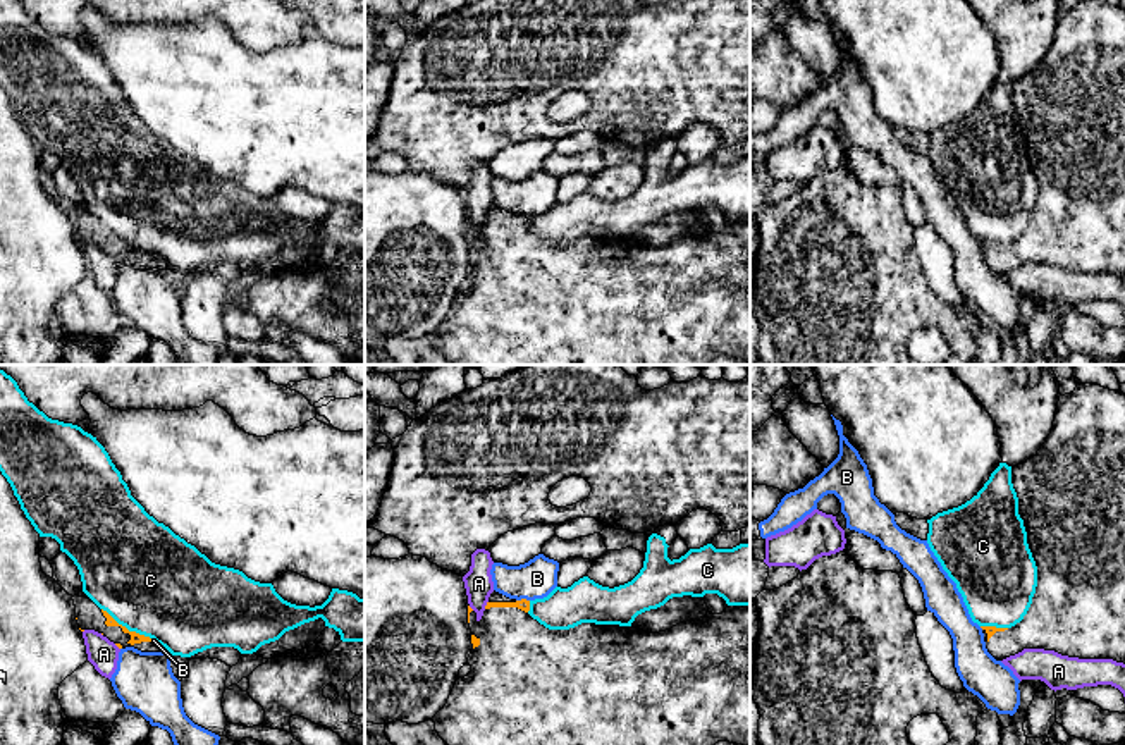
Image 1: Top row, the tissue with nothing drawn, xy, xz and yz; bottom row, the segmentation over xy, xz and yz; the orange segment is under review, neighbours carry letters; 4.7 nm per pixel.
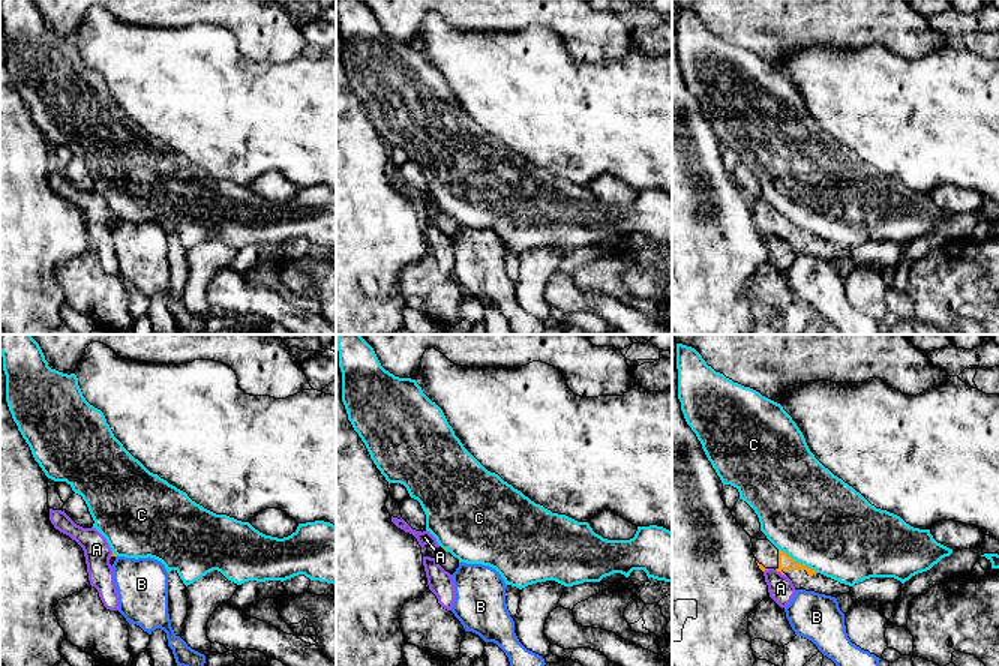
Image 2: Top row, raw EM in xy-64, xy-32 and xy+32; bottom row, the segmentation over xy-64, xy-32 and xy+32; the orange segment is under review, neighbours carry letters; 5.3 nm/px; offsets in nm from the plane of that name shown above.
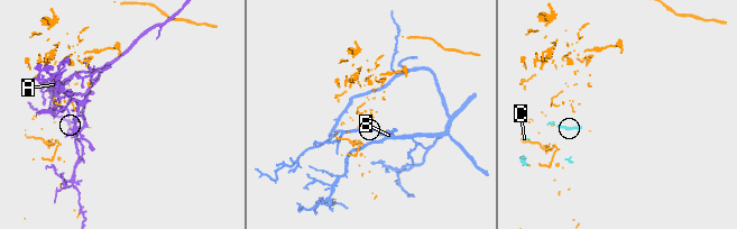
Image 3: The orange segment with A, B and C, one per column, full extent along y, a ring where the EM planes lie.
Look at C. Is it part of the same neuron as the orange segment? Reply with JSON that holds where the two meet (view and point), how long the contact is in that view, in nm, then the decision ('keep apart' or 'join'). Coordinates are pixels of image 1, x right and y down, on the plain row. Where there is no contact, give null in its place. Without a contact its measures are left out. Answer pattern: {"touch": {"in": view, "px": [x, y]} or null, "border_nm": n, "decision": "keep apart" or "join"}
{"touch": {"in": "xy", "px": [126, 243]}, "border_nm": 280, "decision": "keep apart"}

